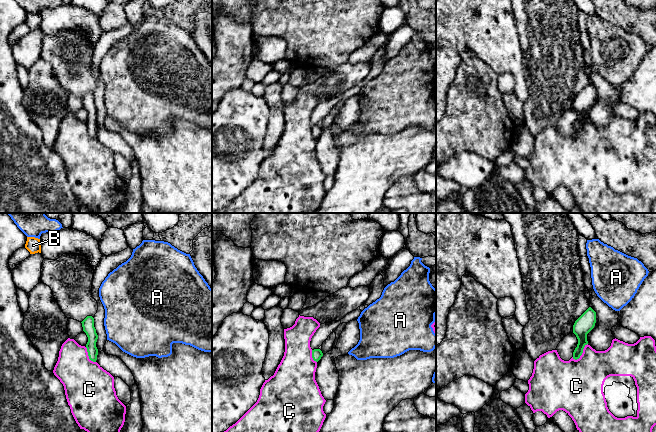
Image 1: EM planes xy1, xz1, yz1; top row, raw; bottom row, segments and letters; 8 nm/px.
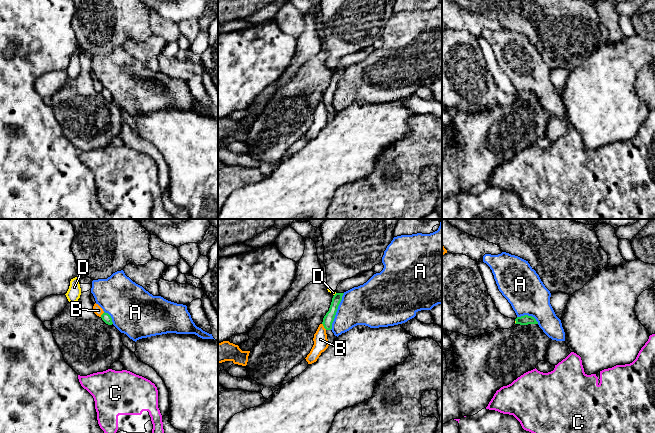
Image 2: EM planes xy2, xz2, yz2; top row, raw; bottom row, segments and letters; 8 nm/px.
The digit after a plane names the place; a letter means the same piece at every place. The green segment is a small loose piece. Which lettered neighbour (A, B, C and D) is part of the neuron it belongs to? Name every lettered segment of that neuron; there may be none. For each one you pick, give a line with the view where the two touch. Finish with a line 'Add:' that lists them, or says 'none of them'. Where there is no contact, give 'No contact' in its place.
Add: none of them

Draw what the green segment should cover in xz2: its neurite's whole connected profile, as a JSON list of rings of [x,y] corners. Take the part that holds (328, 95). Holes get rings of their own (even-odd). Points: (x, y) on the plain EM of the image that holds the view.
[[[336,69],[333,72],[329,87],[326,89],[326,91],[323,94],[322,100],[326,105],[326,110],[329,120],[332,120],[337,114],[337,112],[334,111],[331,105],[332,105],[332,99],[334,97],[338,82],[342,76],[343,70],[344,69]]]

